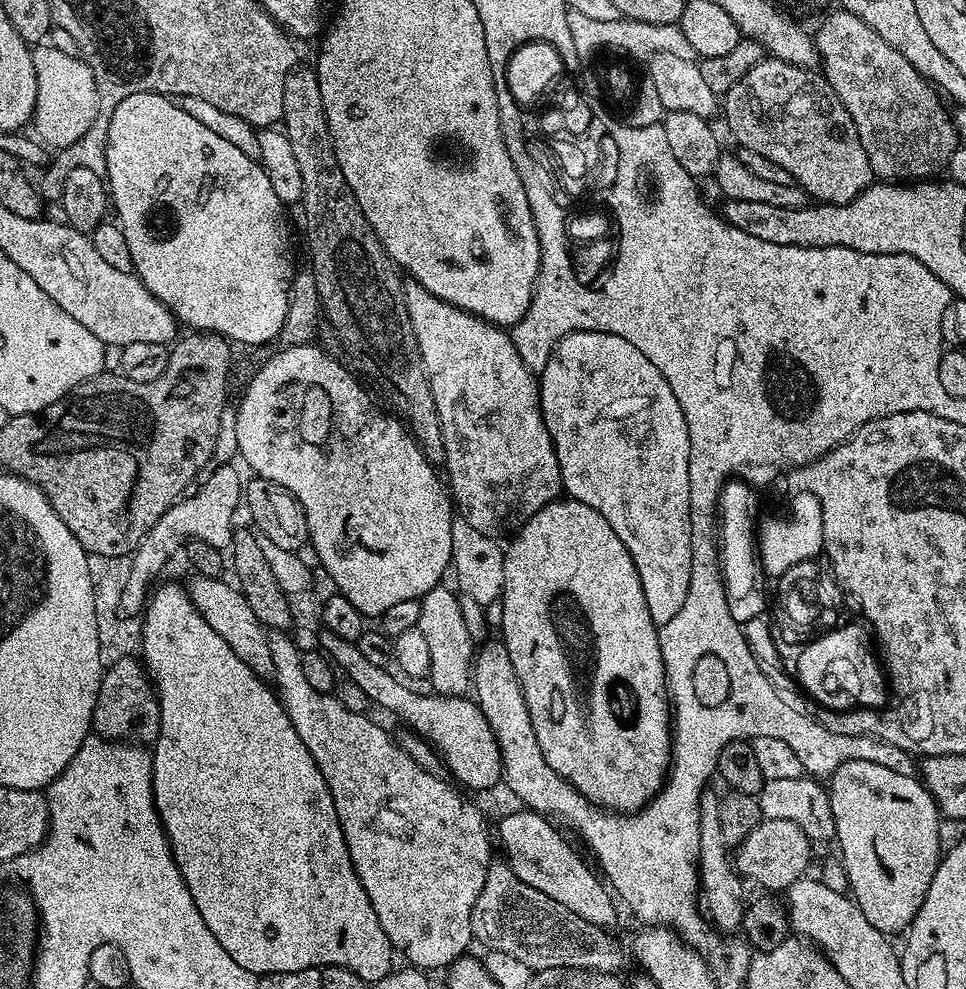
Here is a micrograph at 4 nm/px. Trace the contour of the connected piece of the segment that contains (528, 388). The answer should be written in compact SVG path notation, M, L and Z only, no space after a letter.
M415 282L404 284L404 301L406 302L406 314L410 314L410 326L414 326L414 338L418 338L418 350L422 354L422 366L426 366L426 378L430 382L430 390L434 394L434 406L438 410L438 422L442 426L443 467L448 468L446 484L450 489L455 511L458 513L459 519L470 522L470 526L474 526L474 530L478 530L481 534L493 538L515 534L527 520L534 518L534 514L538 514L538 510L542 510L542 506L546 506L552 500L557 499L562 492L560 467L554 450L554 442L546 430L546 422L542 418L542 410L540 409L540 386L537 377L528 369L526 362L522 362L511 335L500 325L492 324L489 320L483 320L482 317L470 314L453 304L442 302L442 298L430 294L430 290L426 290L421 284Z

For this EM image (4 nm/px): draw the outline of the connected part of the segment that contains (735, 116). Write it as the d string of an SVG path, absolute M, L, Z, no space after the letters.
M761 58L722 96L722 116L737 145L782 166L813 201L845 204L874 182L854 122L819 71Z

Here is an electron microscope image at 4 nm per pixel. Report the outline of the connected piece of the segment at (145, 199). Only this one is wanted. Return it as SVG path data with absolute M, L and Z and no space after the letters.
M139 92L130 94L118 102L114 114L110 118L108 145L106 146L106 166L108 174L106 183L110 193L110 204L114 209L122 234L126 234L126 246L130 246L132 272L154 294L154 298L162 301L176 315L181 325L189 324L189 329L198 332L216 332L225 336L229 342L240 344L268 344L279 337L282 326L286 322L288 309L288 289L292 286L294 267L292 268L292 232L288 229L288 220L284 217L286 206L274 194L274 186L270 186L270 178L266 178L266 170L259 159L242 154L238 146L226 142L218 134L213 134L202 122L190 118L186 110L176 105L175 99L157 92Z

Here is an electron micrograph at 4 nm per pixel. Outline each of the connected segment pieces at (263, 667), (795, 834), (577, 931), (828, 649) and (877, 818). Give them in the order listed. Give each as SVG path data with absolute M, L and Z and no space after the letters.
M196 574L192 577L193 580L186 584L188 597L194 602L198 614L202 614L206 626L210 626L210 630L214 630L214 634L218 634L218 638L222 638L222 642L226 642L226 646L230 646L230 650L234 650L234 654L238 654L238 658L242 658L242 662L254 670L254 674L262 678L274 677L274 658L270 654L269 635L254 616L254 611L250 610L249 603L237 585L232 582L227 584L226 579L219 576Z
M761 819L750 830L750 834L735 849L734 865L745 881L753 880L761 884L761 889L772 892L785 891L798 879L801 879L810 864L812 842L794 822L782 819Z
M506 862L488 866L486 882L474 902L472 934L485 944L485 949L511 954L536 972L551 968L591 968L594 972L615 973L620 964L611 931L586 922L586 918L578 918L578 914L570 914L562 902L554 902L542 890L534 890L534 886L522 882Z
M841 624L801 647L794 674L797 683L827 711L882 708L888 700L887 677L876 650L868 645L871 633L865 625Z
M865 760L842 762L842 766L832 772L826 787L830 810L834 810L835 843L840 844L838 856L848 875L852 899L860 907L862 914L866 914L874 930L885 934L903 933L918 914L926 898L926 890L930 890L934 870L938 870L940 865L942 817L936 806L936 799L915 775L898 774L898 770L890 770L890 766Z

